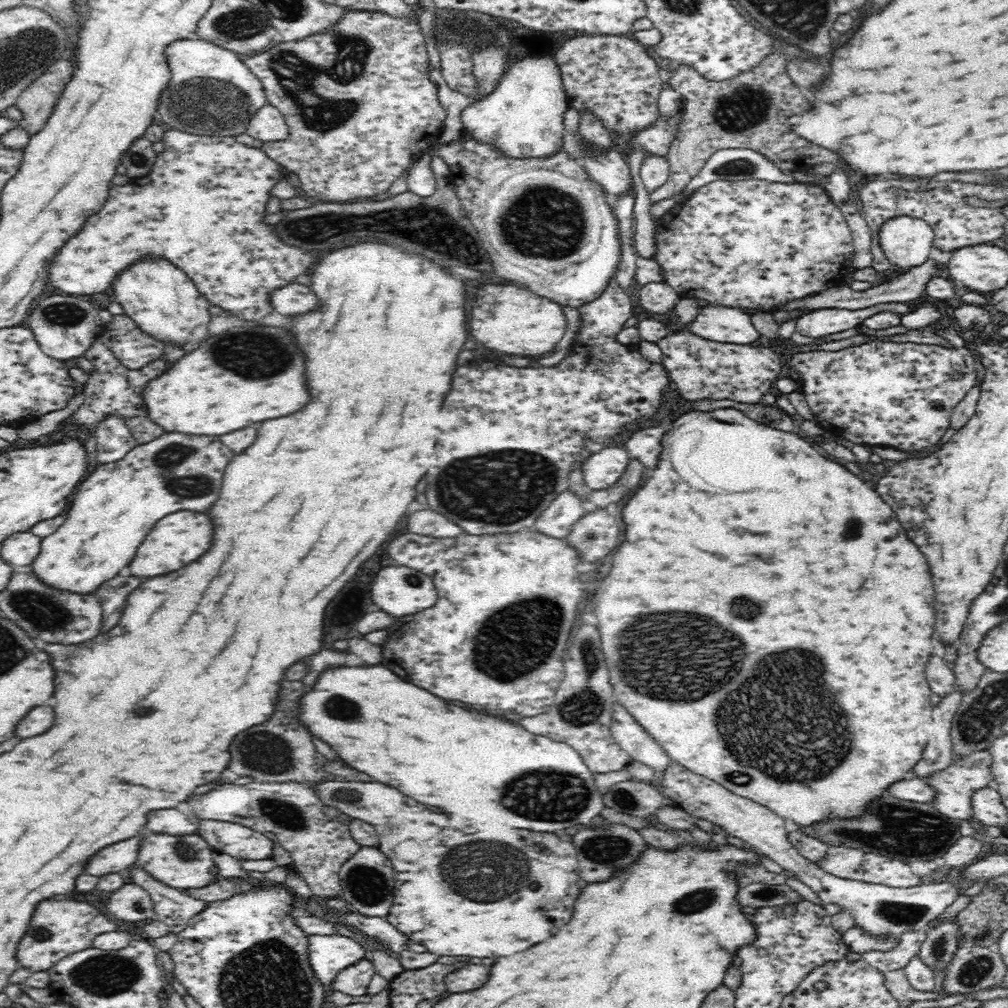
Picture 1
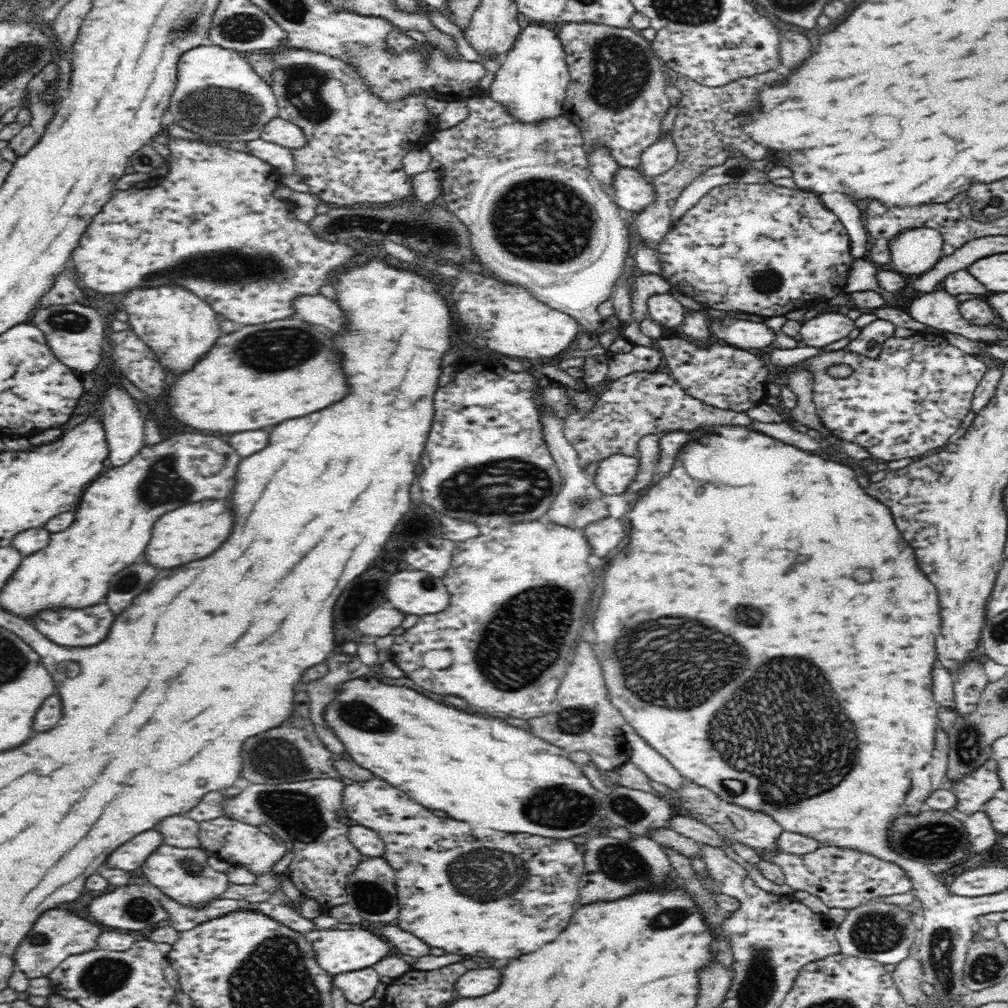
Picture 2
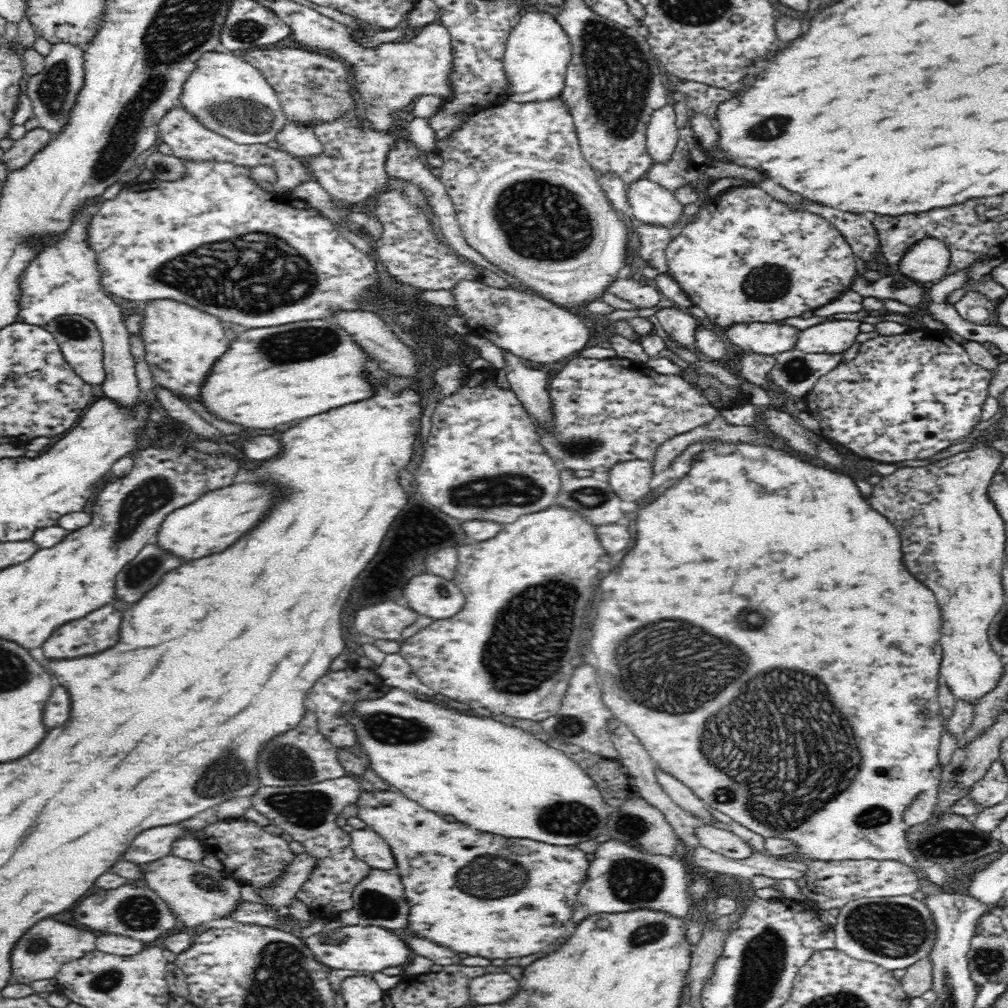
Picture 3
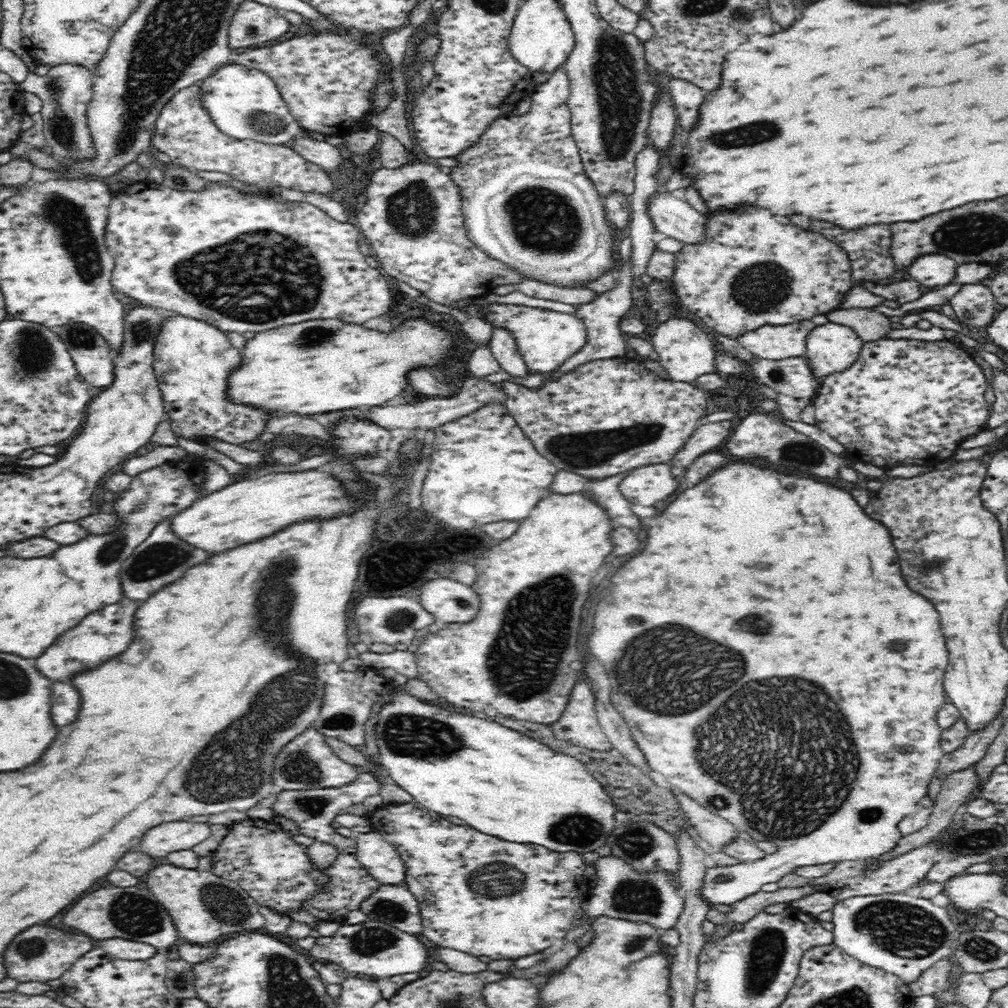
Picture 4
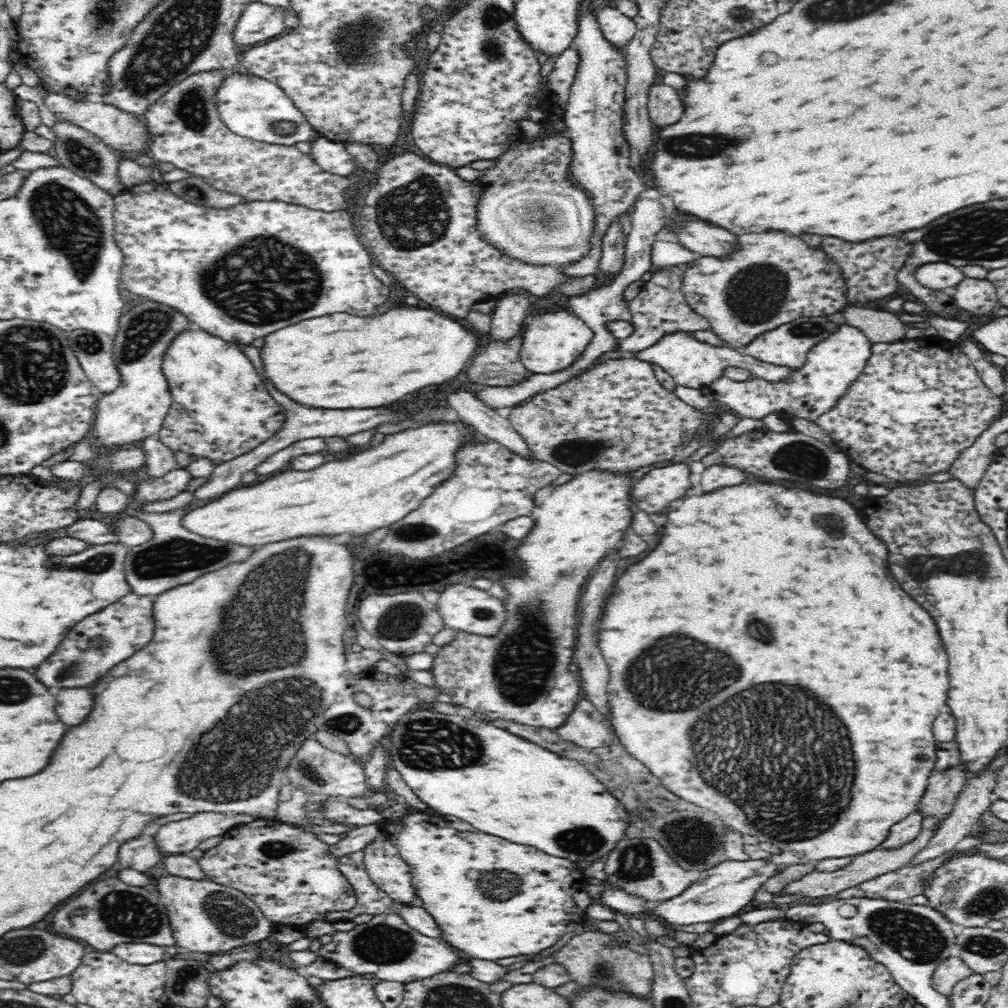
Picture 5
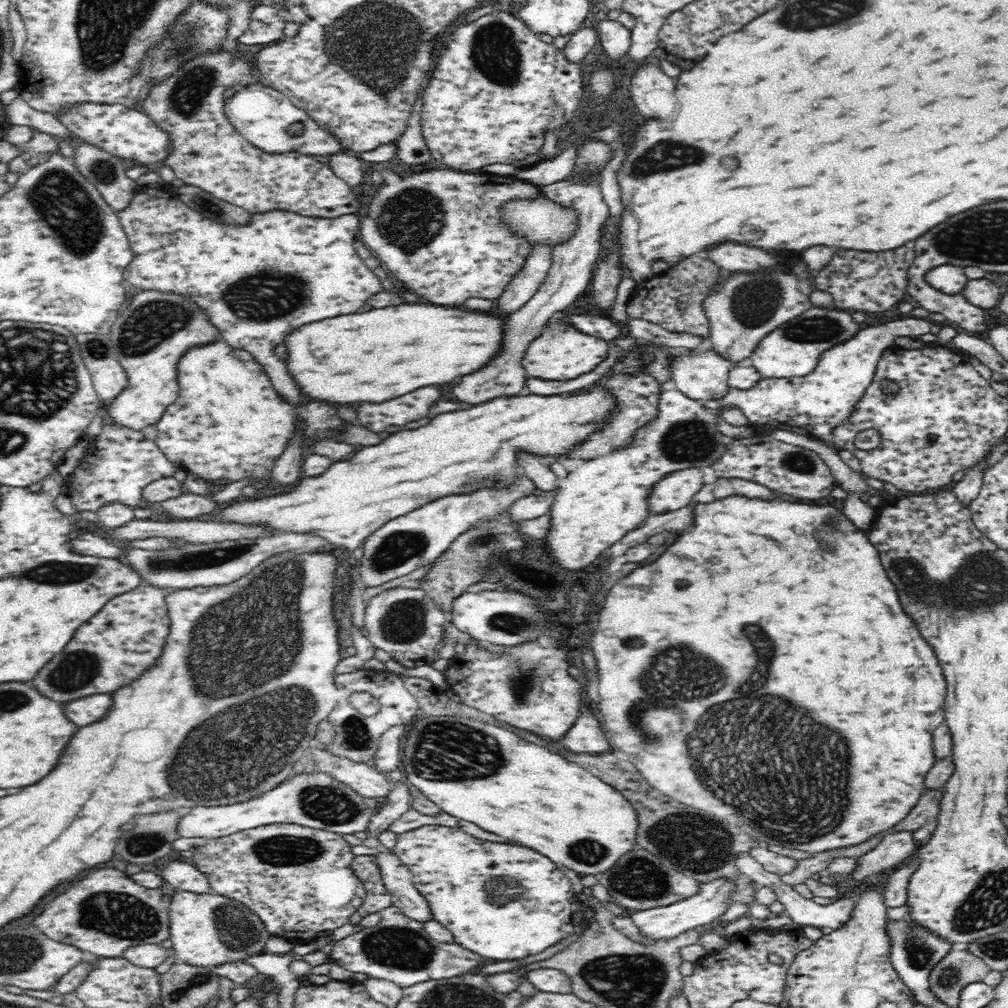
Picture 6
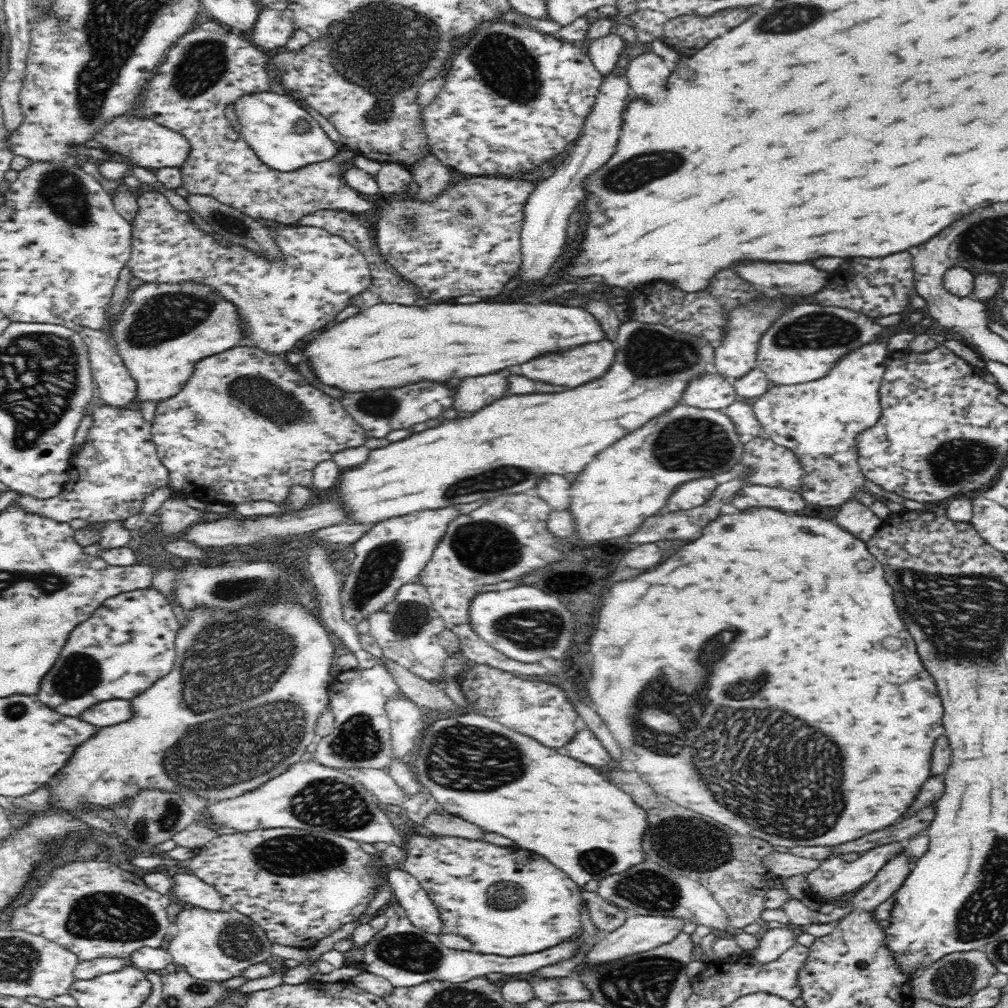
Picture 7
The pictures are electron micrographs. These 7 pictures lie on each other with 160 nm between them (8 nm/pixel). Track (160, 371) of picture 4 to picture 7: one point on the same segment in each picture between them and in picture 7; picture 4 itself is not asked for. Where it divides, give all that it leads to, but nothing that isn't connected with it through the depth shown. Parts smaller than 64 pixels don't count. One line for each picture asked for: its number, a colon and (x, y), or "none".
5: (221, 410)
6: (228, 423)
7: (246, 427)

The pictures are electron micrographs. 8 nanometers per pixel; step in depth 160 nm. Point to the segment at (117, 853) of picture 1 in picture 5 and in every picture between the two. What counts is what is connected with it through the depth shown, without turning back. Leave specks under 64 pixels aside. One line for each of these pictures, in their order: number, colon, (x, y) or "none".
2: (129, 856)
3: (156, 843)
4: (168, 837)
5: (174, 838)

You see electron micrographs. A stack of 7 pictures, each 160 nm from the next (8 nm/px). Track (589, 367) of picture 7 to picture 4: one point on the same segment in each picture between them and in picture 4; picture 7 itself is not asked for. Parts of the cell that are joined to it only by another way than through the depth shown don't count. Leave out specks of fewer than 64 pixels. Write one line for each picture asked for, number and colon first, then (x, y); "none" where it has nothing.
4: (546, 339)
5: (554, 341)
6: (558, 354)

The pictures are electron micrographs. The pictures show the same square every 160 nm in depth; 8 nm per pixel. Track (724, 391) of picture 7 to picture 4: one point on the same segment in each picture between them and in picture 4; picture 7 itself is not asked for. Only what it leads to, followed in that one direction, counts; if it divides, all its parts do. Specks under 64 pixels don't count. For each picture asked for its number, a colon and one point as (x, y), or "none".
4: (684, 350)
5: (693, 364)
6: (703, 377)

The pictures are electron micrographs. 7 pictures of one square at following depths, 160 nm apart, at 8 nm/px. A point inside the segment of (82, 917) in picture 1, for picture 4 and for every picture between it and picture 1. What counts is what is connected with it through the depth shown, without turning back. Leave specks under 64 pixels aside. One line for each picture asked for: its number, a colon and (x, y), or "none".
2: (59, 934)
3: (40, 953)
4: (56, 950)

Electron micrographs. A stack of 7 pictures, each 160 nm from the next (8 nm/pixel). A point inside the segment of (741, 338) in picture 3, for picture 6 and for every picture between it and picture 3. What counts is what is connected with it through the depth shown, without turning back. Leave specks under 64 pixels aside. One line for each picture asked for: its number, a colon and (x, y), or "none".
4: (770, 342)
5: (787, 346)
6: (794, 349)

